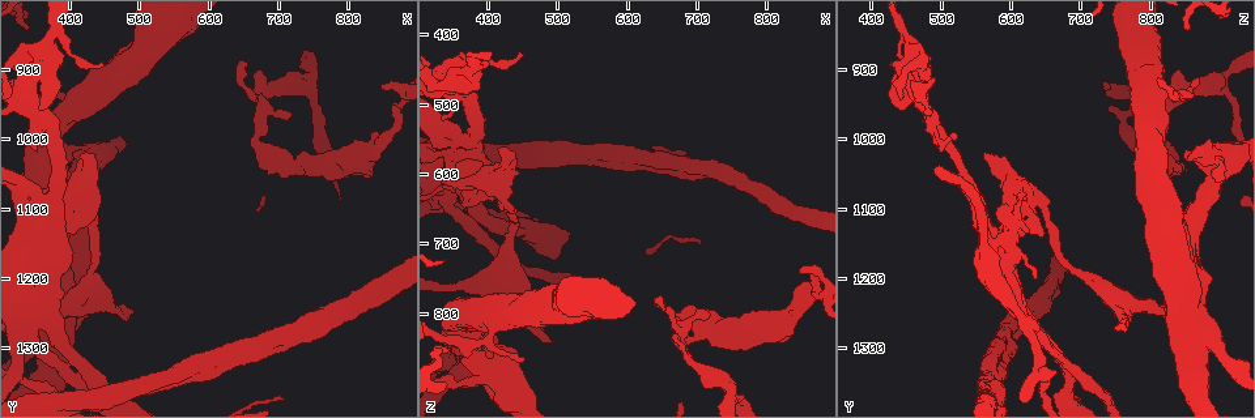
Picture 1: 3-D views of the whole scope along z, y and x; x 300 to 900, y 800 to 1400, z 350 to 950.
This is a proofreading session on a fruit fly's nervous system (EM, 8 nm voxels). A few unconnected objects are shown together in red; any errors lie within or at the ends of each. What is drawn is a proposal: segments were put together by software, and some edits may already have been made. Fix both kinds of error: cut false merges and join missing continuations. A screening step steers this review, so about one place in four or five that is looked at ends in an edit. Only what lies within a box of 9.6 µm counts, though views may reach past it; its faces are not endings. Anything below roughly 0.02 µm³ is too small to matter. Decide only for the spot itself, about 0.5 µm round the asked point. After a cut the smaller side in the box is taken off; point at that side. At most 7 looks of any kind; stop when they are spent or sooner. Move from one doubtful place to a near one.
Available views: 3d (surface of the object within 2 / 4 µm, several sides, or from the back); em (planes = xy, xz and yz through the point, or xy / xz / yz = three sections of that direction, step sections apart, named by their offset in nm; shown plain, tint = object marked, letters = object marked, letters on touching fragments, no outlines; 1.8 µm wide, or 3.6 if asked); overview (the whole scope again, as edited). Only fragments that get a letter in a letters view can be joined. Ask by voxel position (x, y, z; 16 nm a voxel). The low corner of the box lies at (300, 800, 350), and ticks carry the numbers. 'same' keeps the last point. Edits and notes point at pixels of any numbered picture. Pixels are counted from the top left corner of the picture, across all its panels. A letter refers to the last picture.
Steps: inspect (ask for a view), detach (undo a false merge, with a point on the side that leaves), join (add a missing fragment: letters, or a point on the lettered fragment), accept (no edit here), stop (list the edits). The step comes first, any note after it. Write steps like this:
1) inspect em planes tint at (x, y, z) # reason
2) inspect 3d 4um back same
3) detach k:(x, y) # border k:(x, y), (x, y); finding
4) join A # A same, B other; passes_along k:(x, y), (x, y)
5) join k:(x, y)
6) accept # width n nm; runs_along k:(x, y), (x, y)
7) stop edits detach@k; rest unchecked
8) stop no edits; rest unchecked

inspect em yz step 8 tint at (495, 1250, 845) # free end

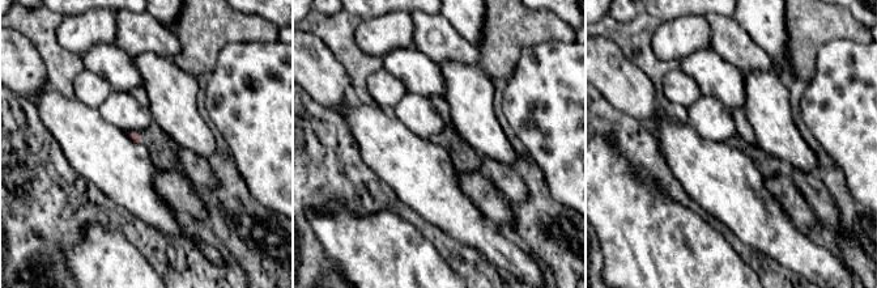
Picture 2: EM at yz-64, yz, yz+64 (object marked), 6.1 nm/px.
inspect em planes letters same

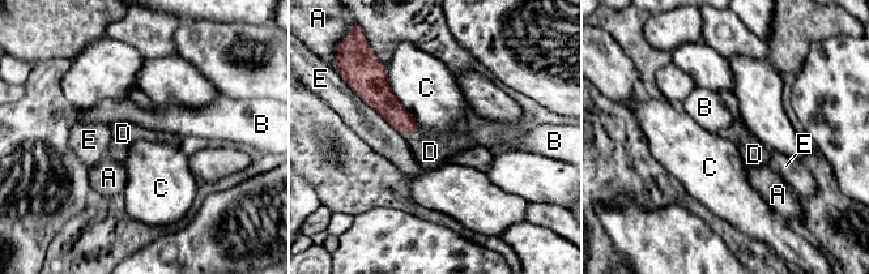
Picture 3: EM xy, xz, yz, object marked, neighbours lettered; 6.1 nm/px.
join D # A other, B other, C other, D same, E other; passes_along 3:(383, 101), (409, 132), (430, 152); it goes on there

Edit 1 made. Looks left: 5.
inspect em yz step 16 letters at (350, 1080, 615)

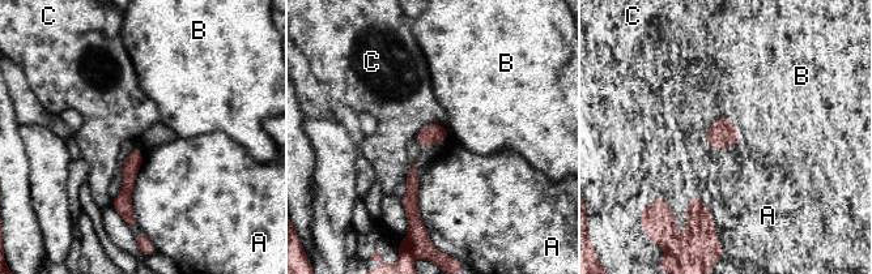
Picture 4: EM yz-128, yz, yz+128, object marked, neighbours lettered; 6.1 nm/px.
accept # A other, B other, C other; runs_along 4:(136, 152), (120, 209); no lettered fragment goes on from it

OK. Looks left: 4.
inspect 3d 4um at (715, 1035, 820) # branch point

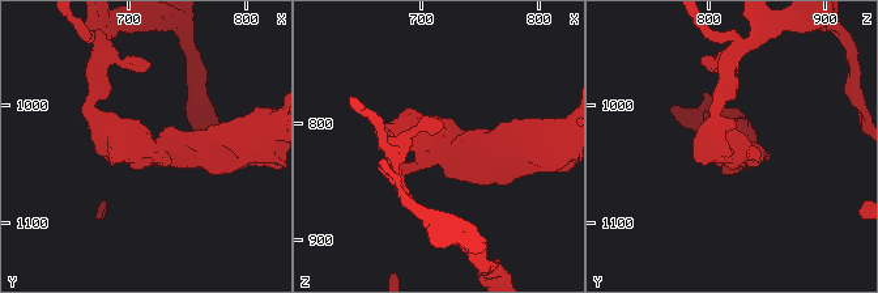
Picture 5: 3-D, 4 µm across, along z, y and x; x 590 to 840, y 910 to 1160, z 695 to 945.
inspect em planes tint at (712, 1040, 814)

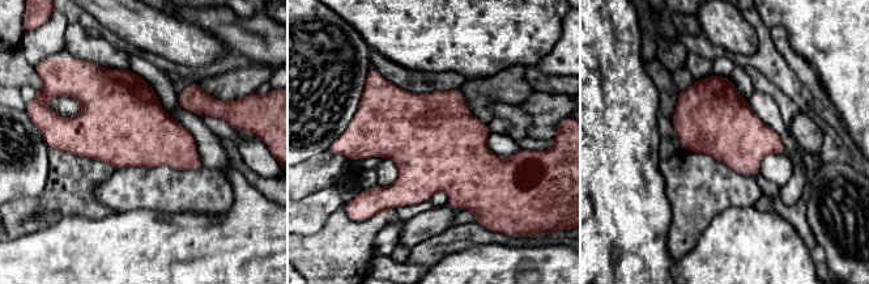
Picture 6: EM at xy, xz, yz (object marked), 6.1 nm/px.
inspect em planes letters same

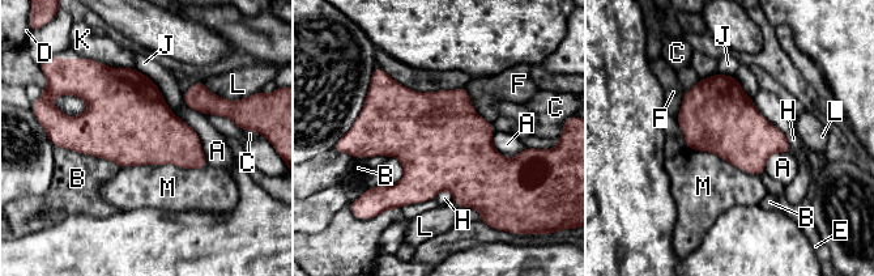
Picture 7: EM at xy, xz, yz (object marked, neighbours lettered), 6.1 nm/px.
accept # A other, B other, C other, D other, E other, F other, H other, J other, K other, L other, M other; border 7:(207, 166), (122, 168); all the same neuron

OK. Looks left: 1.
stop edits join@3; rest unchecked

